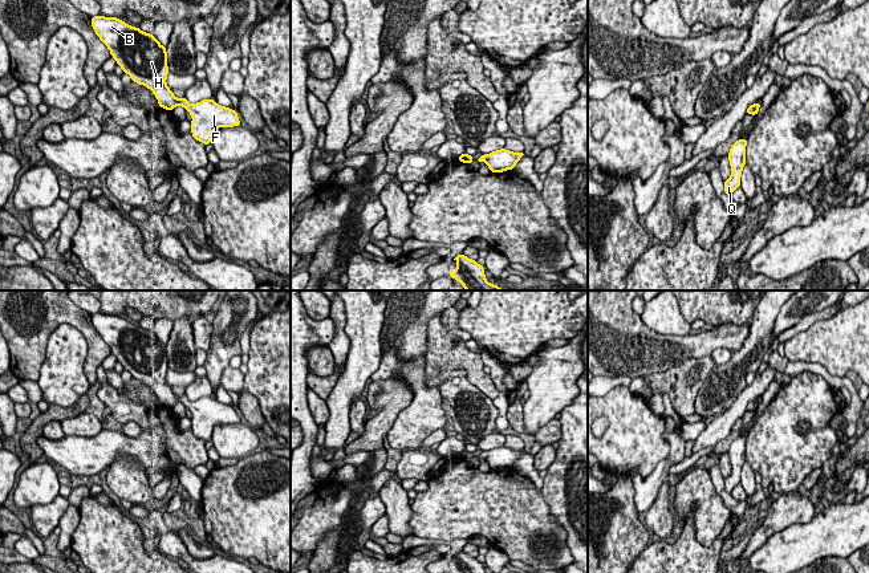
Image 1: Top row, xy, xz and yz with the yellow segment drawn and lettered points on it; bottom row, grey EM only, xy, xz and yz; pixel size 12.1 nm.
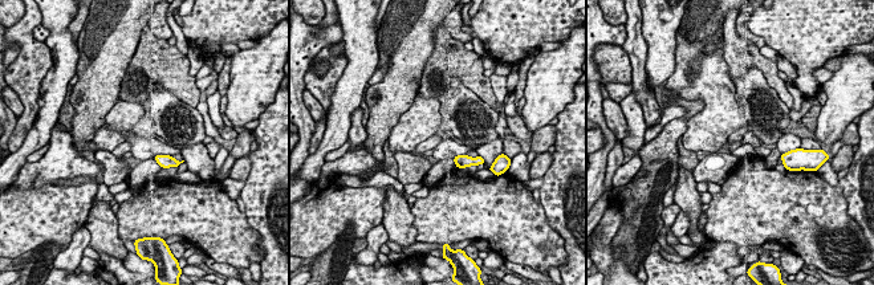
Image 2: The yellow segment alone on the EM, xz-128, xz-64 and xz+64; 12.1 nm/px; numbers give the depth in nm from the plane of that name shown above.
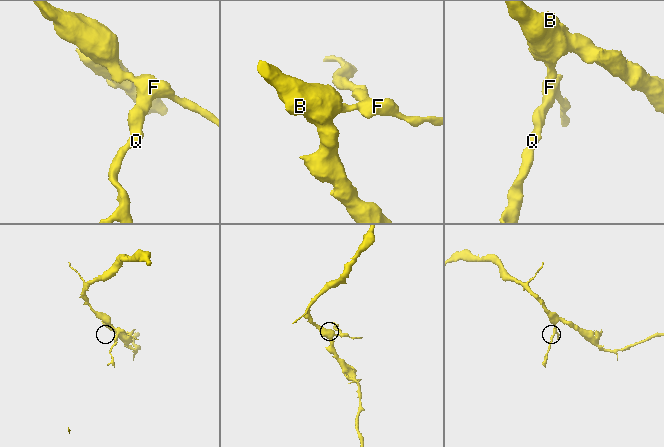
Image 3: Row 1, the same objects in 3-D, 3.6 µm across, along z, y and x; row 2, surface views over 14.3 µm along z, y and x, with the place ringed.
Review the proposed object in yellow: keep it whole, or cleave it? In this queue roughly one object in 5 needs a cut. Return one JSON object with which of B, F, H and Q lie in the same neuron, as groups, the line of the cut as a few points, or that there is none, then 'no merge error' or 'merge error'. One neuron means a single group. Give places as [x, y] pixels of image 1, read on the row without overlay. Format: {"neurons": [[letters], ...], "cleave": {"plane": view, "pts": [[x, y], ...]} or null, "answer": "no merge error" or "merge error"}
{"neurons": [["B", "F", "H", "Q"]], "cleave": null, "answer": "no merge error"}

